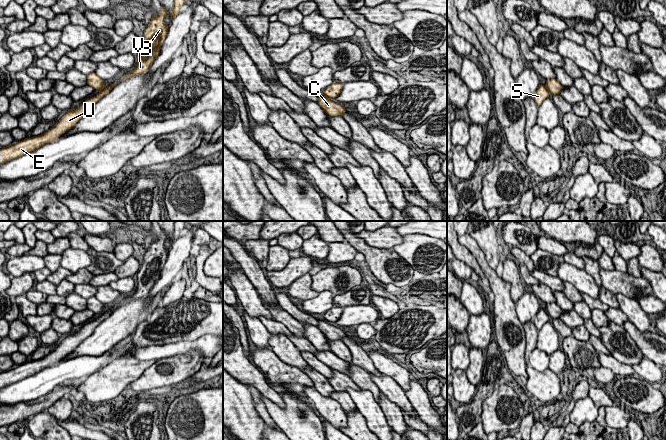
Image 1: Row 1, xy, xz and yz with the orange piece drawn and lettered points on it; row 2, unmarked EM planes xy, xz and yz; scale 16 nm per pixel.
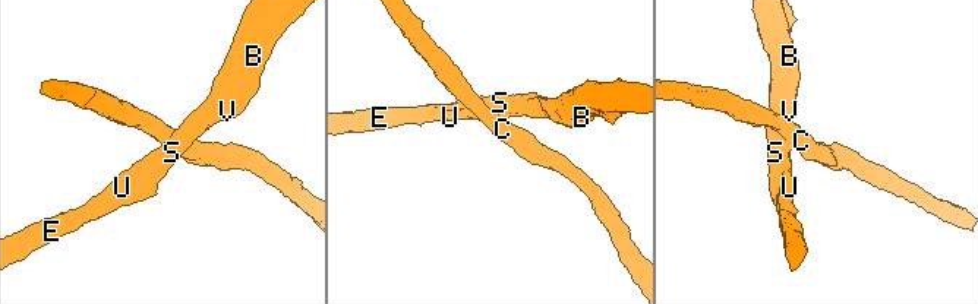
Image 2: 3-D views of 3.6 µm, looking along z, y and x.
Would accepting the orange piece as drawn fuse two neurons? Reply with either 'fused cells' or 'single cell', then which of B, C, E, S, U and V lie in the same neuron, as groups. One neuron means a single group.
fused cells; groups B E S U V / C

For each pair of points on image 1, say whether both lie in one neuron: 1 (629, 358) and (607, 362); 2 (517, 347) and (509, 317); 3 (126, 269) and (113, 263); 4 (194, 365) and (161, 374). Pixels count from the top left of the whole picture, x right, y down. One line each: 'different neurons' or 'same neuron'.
1: different neurons
2: same neuron
3: same neuron
4: same neuron

